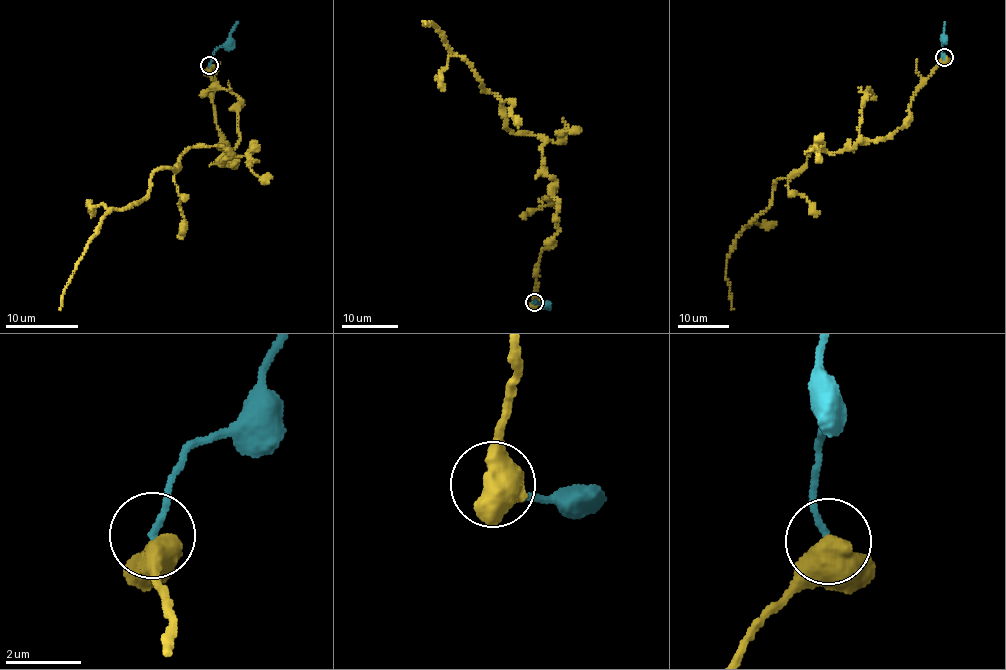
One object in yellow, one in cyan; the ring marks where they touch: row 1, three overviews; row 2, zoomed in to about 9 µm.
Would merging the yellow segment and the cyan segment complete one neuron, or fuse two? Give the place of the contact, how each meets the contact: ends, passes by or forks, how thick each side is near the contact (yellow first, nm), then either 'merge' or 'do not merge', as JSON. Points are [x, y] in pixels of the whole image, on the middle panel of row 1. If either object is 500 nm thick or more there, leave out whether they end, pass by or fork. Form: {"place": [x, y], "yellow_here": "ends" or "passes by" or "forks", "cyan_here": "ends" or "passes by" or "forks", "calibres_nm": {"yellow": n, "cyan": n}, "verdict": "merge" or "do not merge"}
{"place": [534, 302], "calibres_nm": {"yellow": 550, "cyan": 160}, "verdict": "do not merge"}

